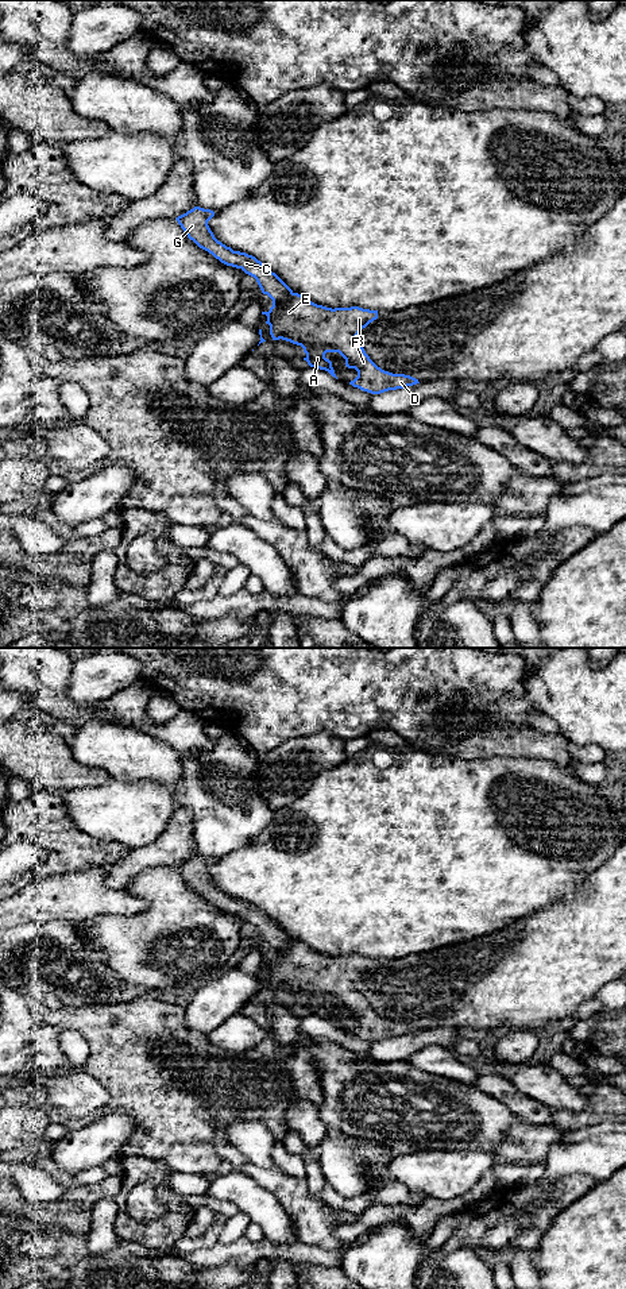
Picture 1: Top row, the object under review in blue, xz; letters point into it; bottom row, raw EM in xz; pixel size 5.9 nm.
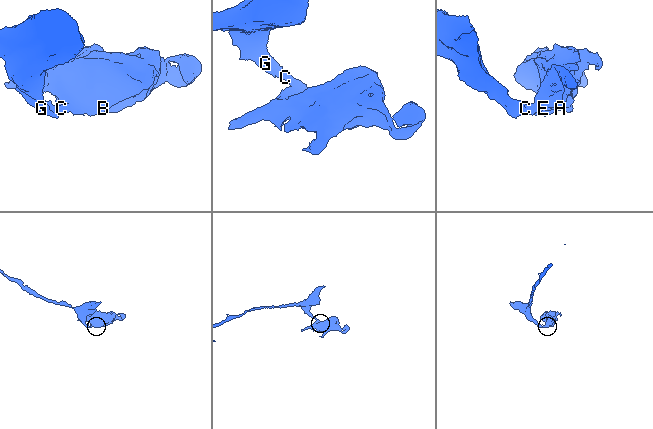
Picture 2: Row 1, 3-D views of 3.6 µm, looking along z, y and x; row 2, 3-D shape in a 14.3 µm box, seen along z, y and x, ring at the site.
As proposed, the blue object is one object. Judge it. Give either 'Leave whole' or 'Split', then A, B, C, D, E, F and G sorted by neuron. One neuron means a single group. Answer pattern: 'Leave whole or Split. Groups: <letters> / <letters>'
Split. Groups: A B D E F / C G

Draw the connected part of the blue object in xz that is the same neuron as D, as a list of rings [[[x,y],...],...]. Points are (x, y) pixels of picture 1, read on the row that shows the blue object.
[[[293,293],[285,301],[273,301],[270,310],[262,312],[262,314],[267,316],[266,324],[270,325],[273,340],[282,339],[301,346],[306,354],[304,360],[306,360],[310,367],[325,370],[336,379],[337,377],[332,367],[332,362],[325,358],[325,354],[339,352],[345,359],[345,366],[358,371],[358,377],[349,382],[353,387],[371,394],[380,394],[420,383],[418,379],[410,375],[393,374],[378,367],[356,340],[359,332],[378,319],[378,310],[359,306],[332,309],[317,305],[298,293]]]

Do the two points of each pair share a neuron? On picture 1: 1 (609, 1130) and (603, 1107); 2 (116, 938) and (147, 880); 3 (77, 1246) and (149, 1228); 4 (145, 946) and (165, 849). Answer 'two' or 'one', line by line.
1: two
2: one
3: two
4: one

